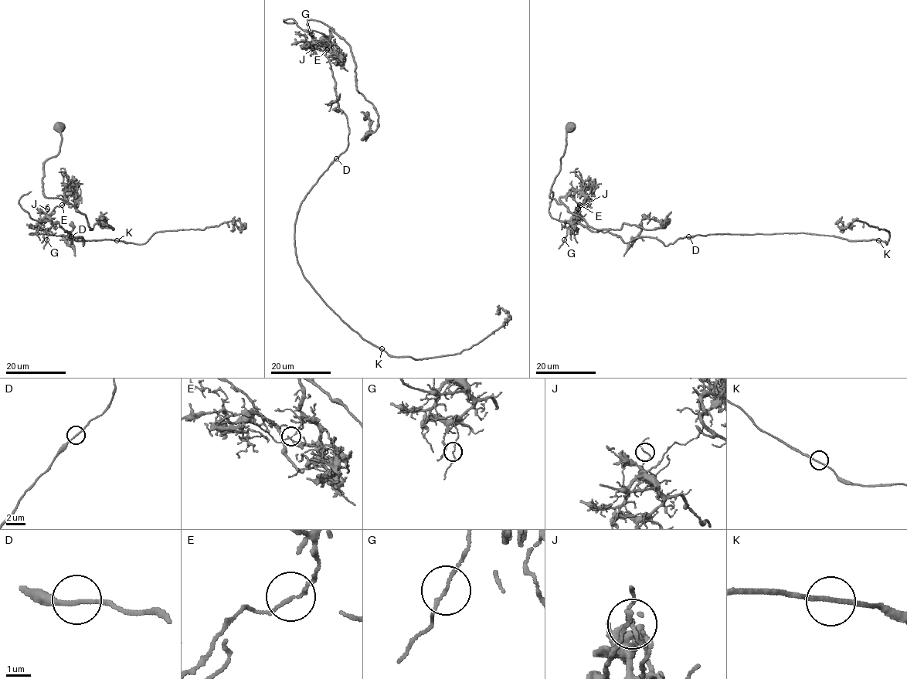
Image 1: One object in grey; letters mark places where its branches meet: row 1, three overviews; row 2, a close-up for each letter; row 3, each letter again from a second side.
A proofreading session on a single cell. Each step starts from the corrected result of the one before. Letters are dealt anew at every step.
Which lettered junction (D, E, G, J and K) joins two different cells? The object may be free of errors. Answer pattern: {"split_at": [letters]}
{"split_at": ["E"]}

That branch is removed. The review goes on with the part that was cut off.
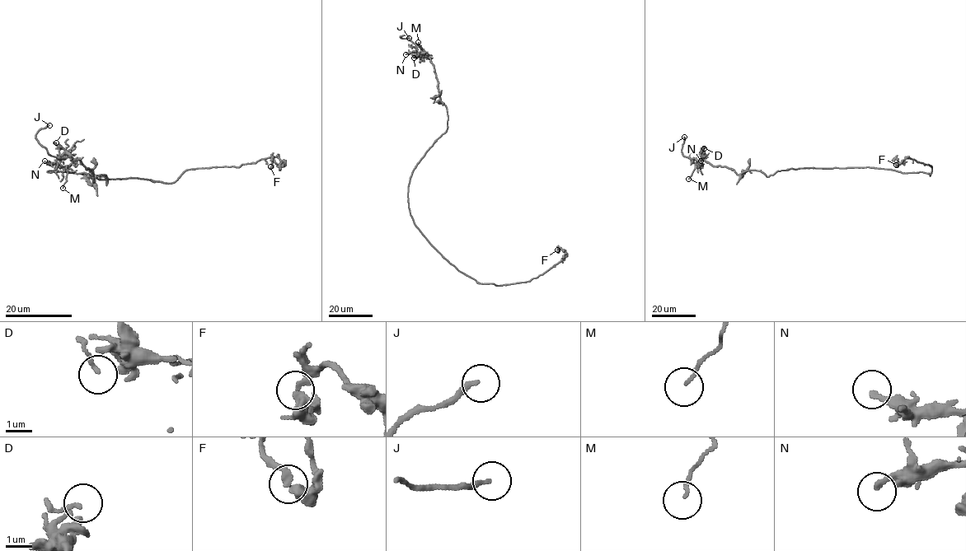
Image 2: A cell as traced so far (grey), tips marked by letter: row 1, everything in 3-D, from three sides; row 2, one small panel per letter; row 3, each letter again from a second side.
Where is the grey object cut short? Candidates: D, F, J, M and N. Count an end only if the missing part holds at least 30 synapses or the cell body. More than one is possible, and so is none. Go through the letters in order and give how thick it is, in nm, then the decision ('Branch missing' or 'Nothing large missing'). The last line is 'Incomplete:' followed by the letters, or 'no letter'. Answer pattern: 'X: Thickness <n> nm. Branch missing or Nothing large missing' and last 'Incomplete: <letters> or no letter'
D: Thickness 130 nm. Nothing large missing
F: Thickness 280 nm. Nothing large missing
J: Thickness 200 nm. Branch missing
M: Thickness 120 nm. Nothing large missing
N: Thickness 190 nm. Nothing large missing
Incomplete: J

